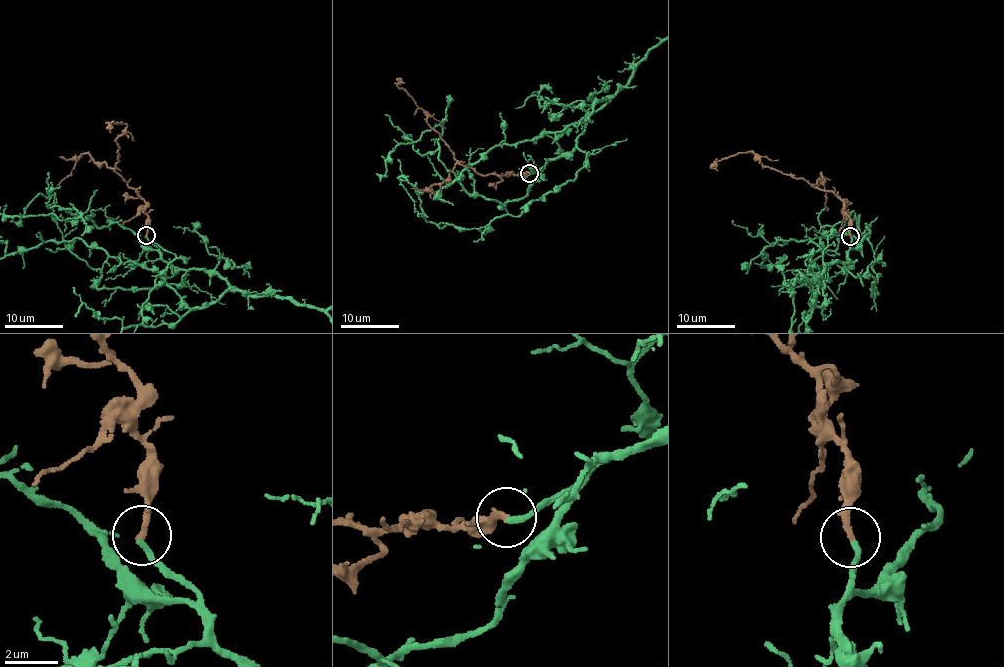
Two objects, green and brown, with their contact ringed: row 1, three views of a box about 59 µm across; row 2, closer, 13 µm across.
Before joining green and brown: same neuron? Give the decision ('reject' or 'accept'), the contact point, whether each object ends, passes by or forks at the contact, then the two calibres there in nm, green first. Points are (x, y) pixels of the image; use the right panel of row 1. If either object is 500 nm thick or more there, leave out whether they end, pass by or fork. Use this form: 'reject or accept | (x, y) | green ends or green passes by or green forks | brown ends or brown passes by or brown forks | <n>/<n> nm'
accept | (850, 236) | green ends | brown ends | 200/240 nm

